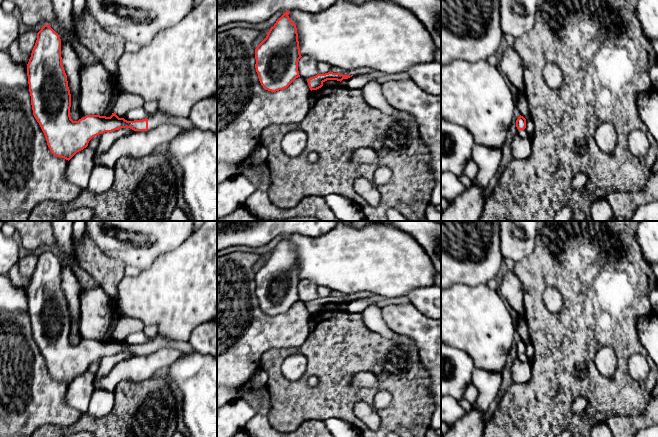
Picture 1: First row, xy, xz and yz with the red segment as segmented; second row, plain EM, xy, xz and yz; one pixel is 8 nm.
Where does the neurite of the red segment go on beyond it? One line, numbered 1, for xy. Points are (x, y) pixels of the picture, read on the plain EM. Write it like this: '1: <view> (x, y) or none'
1: none

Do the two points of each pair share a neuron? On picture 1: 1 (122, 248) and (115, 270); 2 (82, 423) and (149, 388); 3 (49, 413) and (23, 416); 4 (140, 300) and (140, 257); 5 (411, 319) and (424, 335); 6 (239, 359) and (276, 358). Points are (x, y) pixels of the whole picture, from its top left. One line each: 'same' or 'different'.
1: different
2: same
3: same
4: different
5: same
6: different

